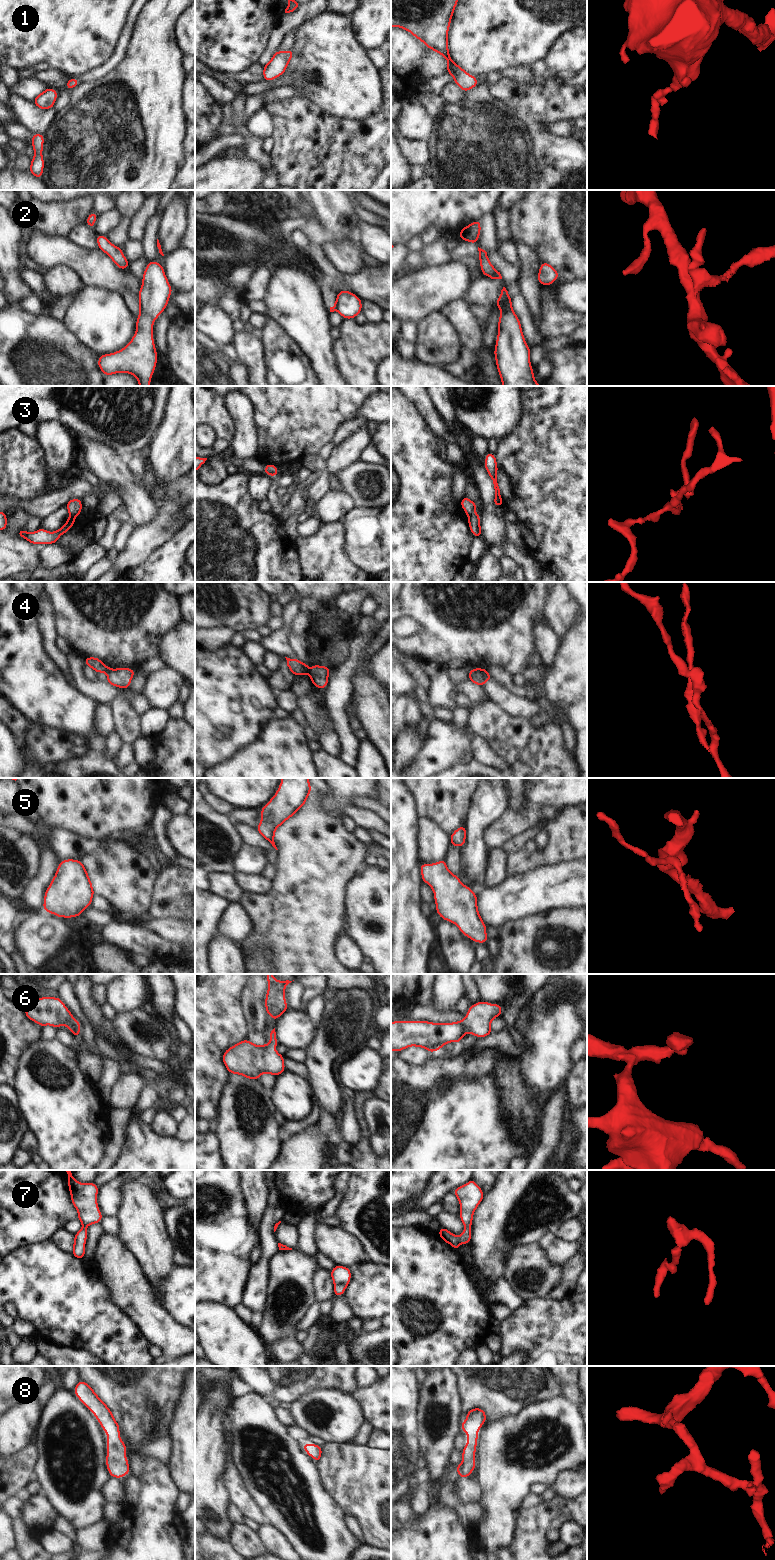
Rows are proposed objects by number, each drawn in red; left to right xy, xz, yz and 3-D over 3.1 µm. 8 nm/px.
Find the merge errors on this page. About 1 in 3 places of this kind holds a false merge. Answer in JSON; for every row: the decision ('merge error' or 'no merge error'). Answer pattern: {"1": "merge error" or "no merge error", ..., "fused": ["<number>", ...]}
{"1": "no merge error", "2": "merge error", "3": "merge error", "4": "merge error", "5": "no merge error", "6": "no merge error", "7": "no merge error", "8": "no merge error", "fused": ["2", "3", "4"]}

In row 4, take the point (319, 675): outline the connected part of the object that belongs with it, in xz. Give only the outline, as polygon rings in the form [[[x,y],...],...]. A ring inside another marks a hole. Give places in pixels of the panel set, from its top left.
[[[305,663],[305,675],[310,675],[310,680],[312,684],[319,688],[319,689],[325,689],[327,688],[327,684],[329,682],[329,672],[330,668],[328,666],[320,666],[318,664],[315,664],[312,666],[312,668],[308,669],[308,663]]]

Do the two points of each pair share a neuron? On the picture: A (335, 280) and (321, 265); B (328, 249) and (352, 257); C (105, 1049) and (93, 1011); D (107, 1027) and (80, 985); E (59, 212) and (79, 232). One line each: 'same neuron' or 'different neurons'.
A: same neuron
B: same neuron
C: different neurons
D: same neuron
E: different neurons

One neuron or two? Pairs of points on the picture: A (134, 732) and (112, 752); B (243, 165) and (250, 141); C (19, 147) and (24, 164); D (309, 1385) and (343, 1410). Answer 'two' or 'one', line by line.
A: two
B: two
C: one
D: two

